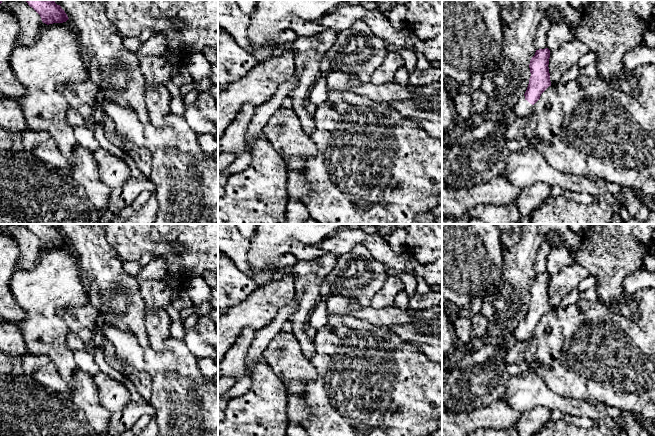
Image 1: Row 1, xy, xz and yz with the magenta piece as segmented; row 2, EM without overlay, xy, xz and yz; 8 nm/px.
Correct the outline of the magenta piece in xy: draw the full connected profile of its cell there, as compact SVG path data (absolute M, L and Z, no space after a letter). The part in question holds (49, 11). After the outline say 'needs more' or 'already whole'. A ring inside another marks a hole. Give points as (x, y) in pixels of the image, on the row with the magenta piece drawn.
M26 0L41 17L43 23L49 25L53 23L63 23L69 18L60 5L55 0Z | already whole

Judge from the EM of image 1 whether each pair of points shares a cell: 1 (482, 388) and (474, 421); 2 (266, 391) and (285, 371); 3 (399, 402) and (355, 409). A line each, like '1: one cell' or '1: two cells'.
1: two cells
2: two cells
3: one cell

